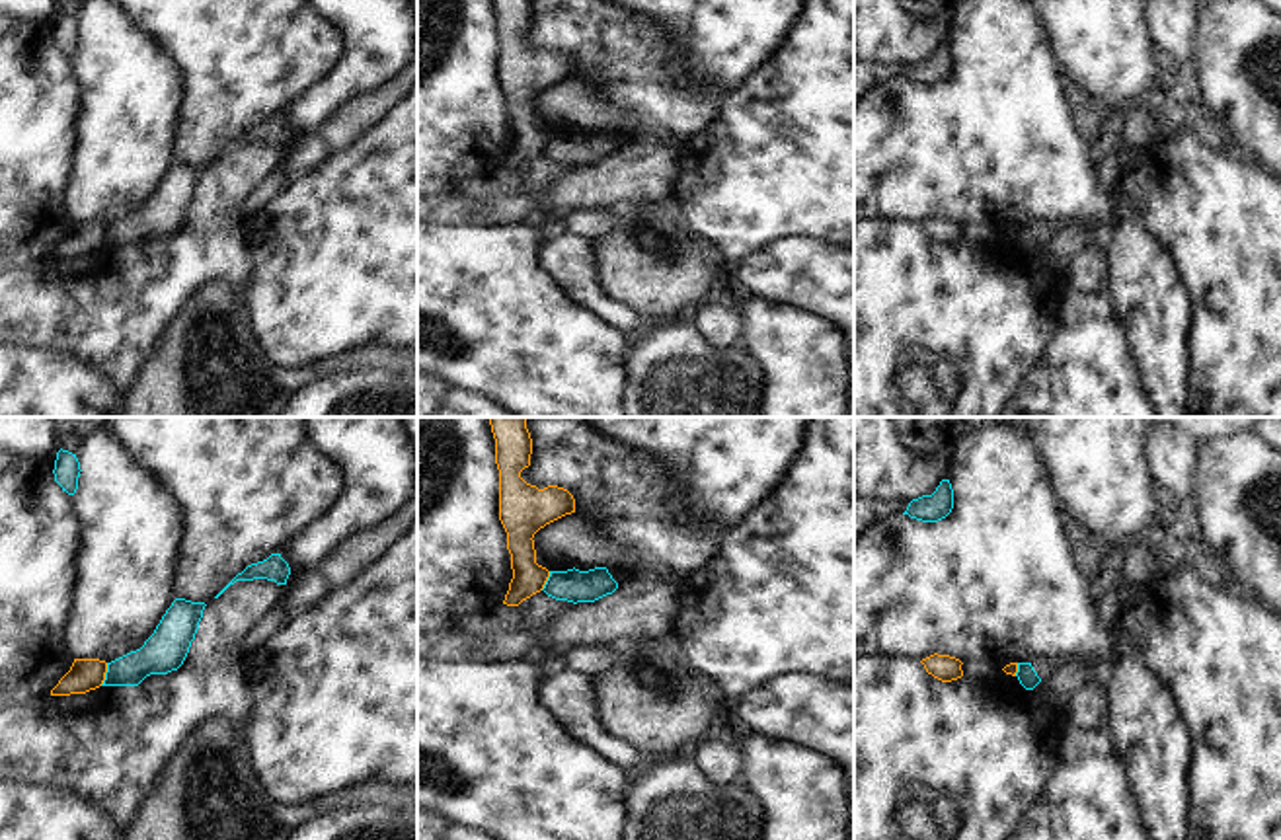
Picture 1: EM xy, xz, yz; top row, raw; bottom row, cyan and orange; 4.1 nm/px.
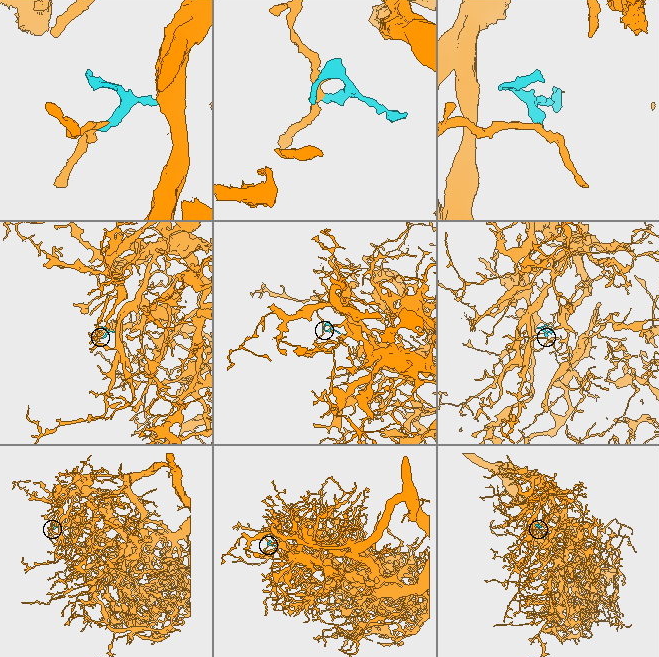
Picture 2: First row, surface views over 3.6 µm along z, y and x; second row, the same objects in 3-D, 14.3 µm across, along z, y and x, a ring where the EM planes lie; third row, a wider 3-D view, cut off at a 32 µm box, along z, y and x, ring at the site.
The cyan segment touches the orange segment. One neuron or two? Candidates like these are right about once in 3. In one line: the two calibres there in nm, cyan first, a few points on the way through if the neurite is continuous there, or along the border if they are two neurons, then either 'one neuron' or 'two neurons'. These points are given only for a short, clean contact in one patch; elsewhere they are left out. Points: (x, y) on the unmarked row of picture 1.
160 nm thick on the cyan side, 140 nm on the other; border along xy (108, 227), (100, 248); two neurons

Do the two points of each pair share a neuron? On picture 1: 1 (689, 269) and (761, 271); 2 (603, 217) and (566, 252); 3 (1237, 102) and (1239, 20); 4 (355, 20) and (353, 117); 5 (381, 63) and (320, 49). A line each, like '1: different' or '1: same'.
1: different
2: different
3: same
4: different
5: different

